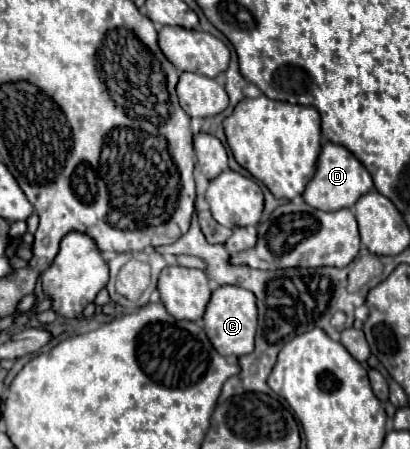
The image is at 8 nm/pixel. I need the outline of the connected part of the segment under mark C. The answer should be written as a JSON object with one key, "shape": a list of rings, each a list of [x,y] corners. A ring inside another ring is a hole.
{"shape":[[[221,285],[211,293],[211,299],[207,303],[203,321],[201,321],[209,341],[213,347],[223,355],[247,355],[253,351],[253,337],[257,329],[257,307],[255,307],[255,295],[243,287],[235,285]]]}

